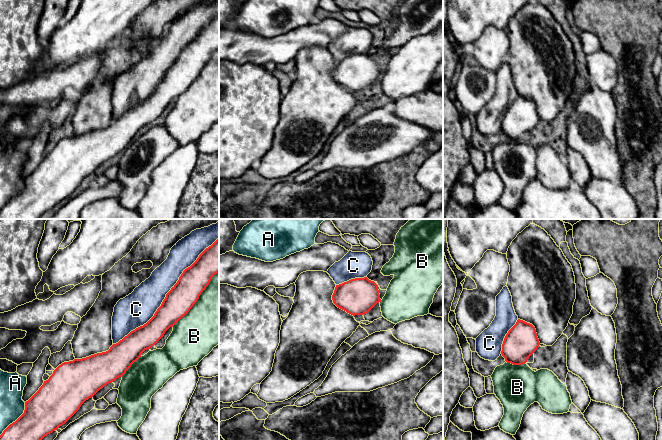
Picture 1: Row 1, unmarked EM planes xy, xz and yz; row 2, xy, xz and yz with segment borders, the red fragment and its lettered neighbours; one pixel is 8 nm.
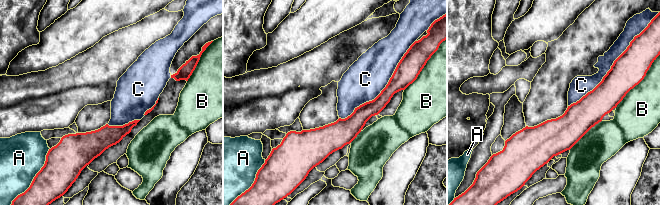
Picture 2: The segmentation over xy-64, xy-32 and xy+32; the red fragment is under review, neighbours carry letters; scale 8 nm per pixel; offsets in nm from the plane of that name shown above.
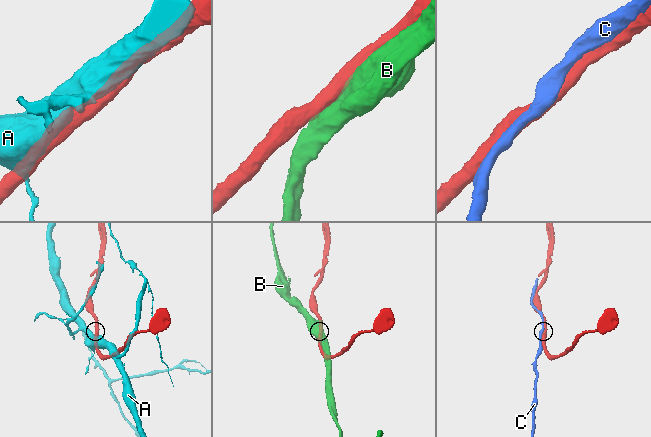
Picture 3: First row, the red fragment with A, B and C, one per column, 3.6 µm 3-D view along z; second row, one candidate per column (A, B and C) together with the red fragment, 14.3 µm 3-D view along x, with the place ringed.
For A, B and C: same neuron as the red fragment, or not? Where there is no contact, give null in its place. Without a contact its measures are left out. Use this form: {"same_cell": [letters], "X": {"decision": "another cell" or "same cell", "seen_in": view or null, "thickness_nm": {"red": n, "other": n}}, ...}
{"same_cell": ["C"], "A": {"decision": "another cell", "seen_in": "xy", "thickness_nm": {"red": 320, "other": 200}}, "B": {"decision": "another cell", "seen_in": "xy", "thickness_nm": {"red": 220, "other": 440}}, "C": {"decision": "same cell", "seen_in": "xy", "thickness_nm": {"red": 220, "other": 260}}}

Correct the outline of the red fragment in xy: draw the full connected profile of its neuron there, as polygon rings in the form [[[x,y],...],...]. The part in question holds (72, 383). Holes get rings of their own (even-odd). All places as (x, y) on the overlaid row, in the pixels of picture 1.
[[[219,221],[208,227],[196,229],[179,240],[170,250],[167,259],[157,267],[151,276],[134,291],[120,299],[112,316],[113,345],[106,352],[59,365],[39,390],[25,402],[24,413],[10,424],[0,435],[0,440],[42,440],[45,436],[65,424],[100,389],[122,377],[141,354],[154,346],[183,316],[185,316],[209,285],[212,277],[219,272]]]

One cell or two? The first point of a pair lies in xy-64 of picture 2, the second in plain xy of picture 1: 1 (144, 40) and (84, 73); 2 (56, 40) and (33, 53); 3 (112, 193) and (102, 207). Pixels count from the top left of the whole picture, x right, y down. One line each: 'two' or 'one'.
1: one
2: two
3: one

